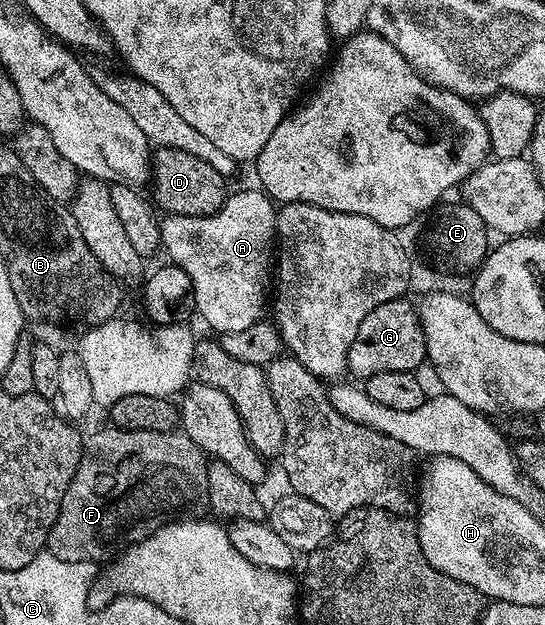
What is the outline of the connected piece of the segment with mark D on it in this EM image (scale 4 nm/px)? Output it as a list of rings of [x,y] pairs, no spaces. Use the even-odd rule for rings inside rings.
[[[155,148],[153,152],[153,185],[158,207],[173,215],[209,216],[221,211],[229,195],[228,181],[209,162],[185,154],[185,150]],[[159,199],[159,200],[158,200]],[[163,208],[164,209],[163,209]]]

